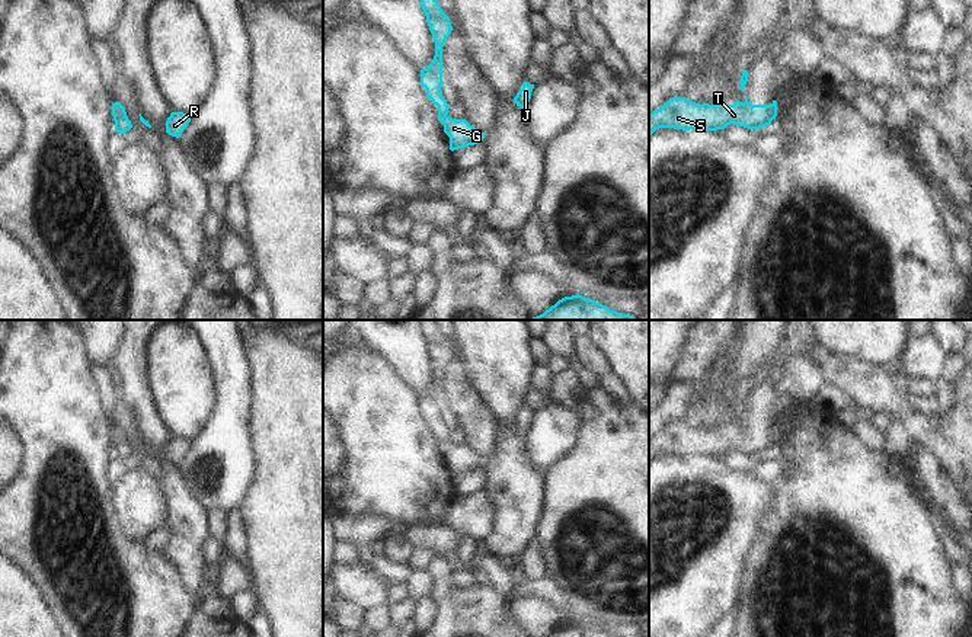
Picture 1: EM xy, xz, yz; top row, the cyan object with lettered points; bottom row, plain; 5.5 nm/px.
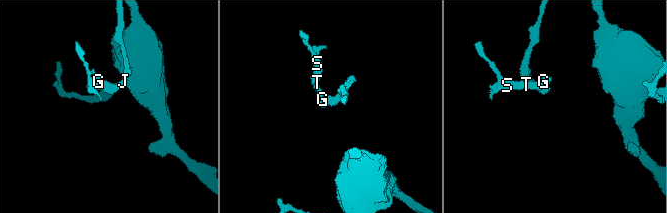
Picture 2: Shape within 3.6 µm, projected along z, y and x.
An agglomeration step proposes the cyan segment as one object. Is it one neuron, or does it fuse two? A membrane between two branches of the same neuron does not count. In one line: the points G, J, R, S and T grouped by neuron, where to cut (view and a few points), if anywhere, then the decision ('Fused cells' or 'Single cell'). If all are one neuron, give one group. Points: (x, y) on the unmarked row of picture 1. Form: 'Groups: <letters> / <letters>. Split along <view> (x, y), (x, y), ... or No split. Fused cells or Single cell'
Groups: G J R / S T. Split along xy (125, 439), (118, 439), (114, 444). Fused cells.

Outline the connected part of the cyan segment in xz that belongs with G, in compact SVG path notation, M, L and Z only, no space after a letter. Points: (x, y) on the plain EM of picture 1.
M438 442L438 446L444 449L444 458L450 462L451 477L482 468L486 461L470 451L466 445Z

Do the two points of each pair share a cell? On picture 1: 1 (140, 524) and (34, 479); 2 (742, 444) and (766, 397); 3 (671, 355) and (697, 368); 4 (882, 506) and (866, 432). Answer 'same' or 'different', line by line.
1: different
2: same
3: different
4: different

